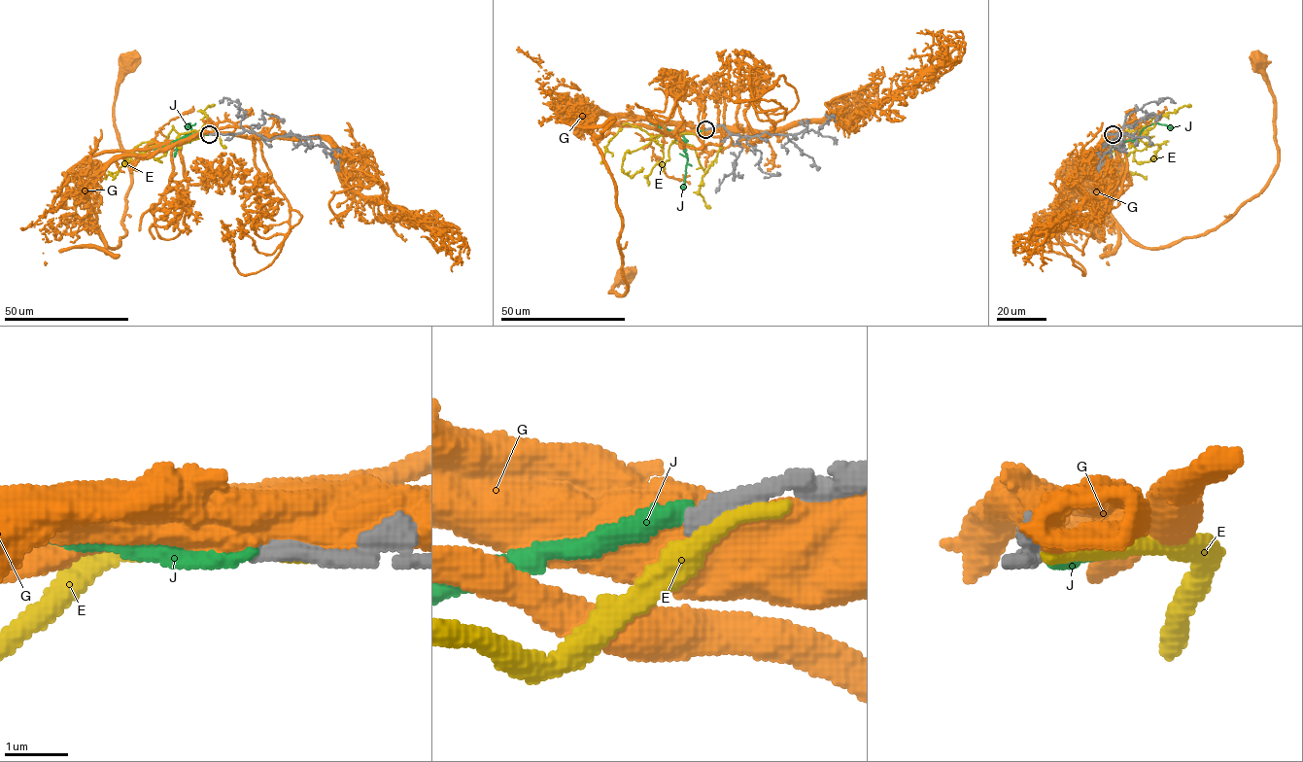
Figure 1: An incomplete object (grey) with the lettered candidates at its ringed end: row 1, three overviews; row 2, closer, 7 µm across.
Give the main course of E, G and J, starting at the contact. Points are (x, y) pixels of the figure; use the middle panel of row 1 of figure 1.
E: (705, 130), (700, 135), (654, 136), (648, 143), (627, 151), (624, 173), (634, 176), (641, 167)
G: (705, 129), (605, 113), (585, 119), (614, 183), (621, 220), (618, 248), (627, 290), (609, 292), (625, 274)
J: (705, 129), (683, 133), (687, 163), (683, 189)

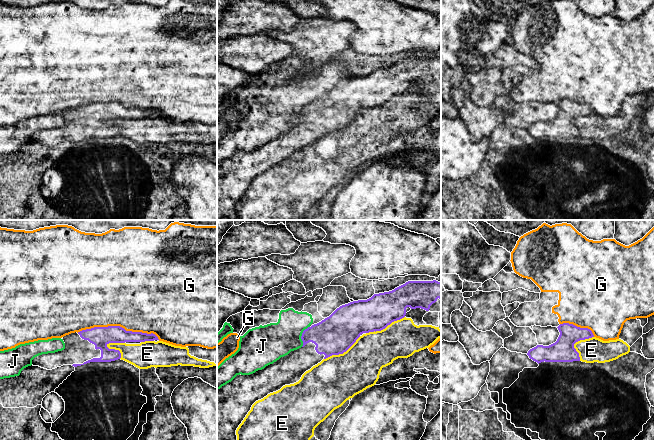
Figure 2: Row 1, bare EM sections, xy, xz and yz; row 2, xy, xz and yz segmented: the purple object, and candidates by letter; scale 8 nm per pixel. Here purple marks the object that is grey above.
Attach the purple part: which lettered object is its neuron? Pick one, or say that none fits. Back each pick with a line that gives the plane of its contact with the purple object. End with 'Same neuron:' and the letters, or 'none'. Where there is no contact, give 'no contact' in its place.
Same neuron: none

